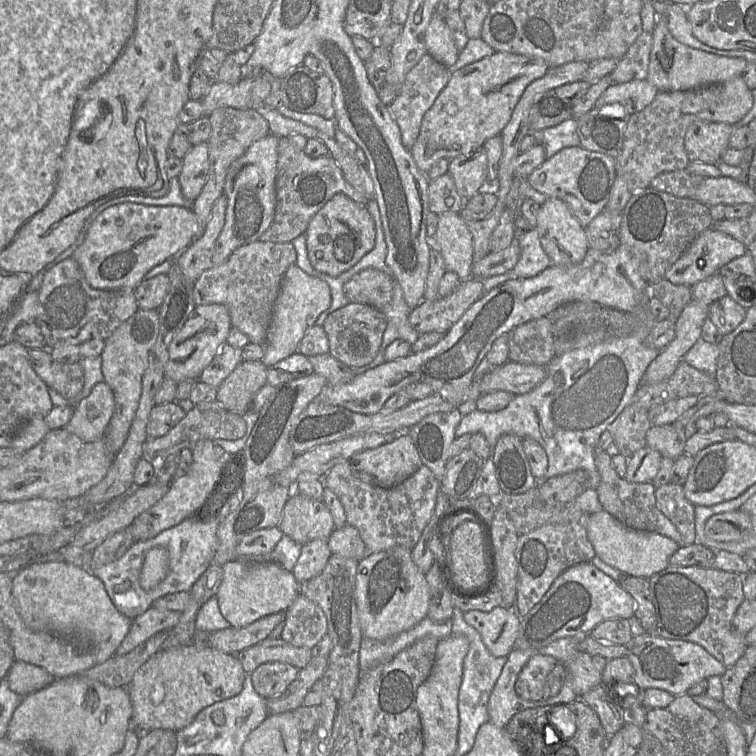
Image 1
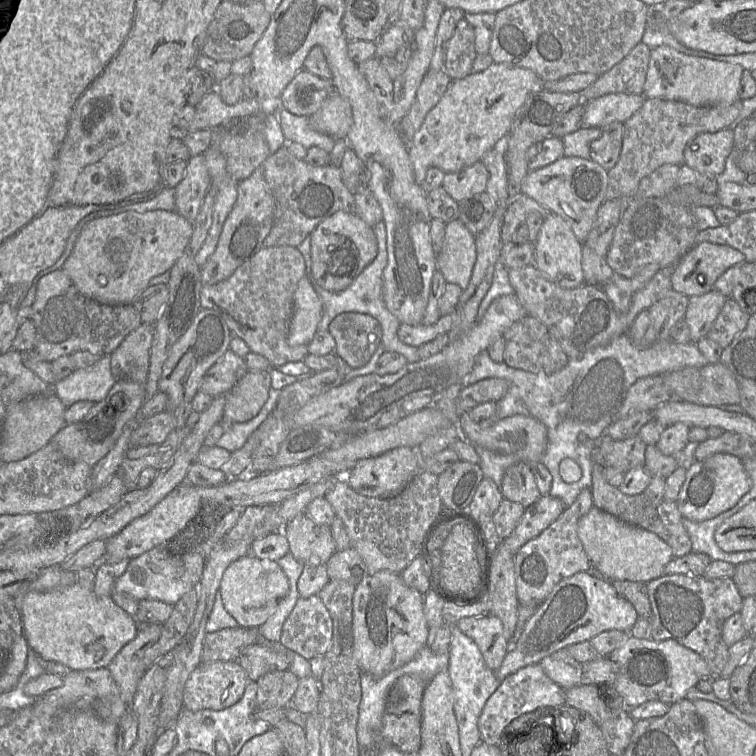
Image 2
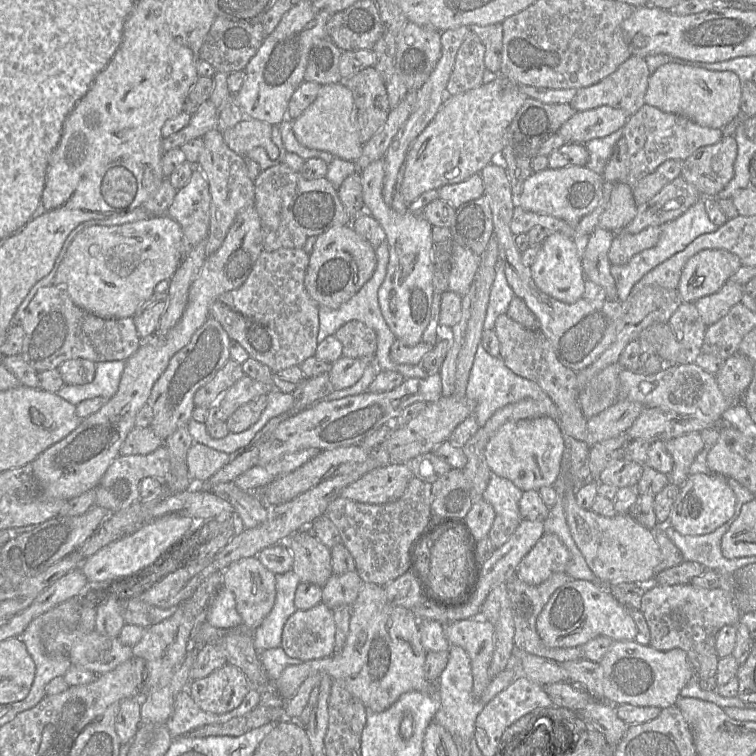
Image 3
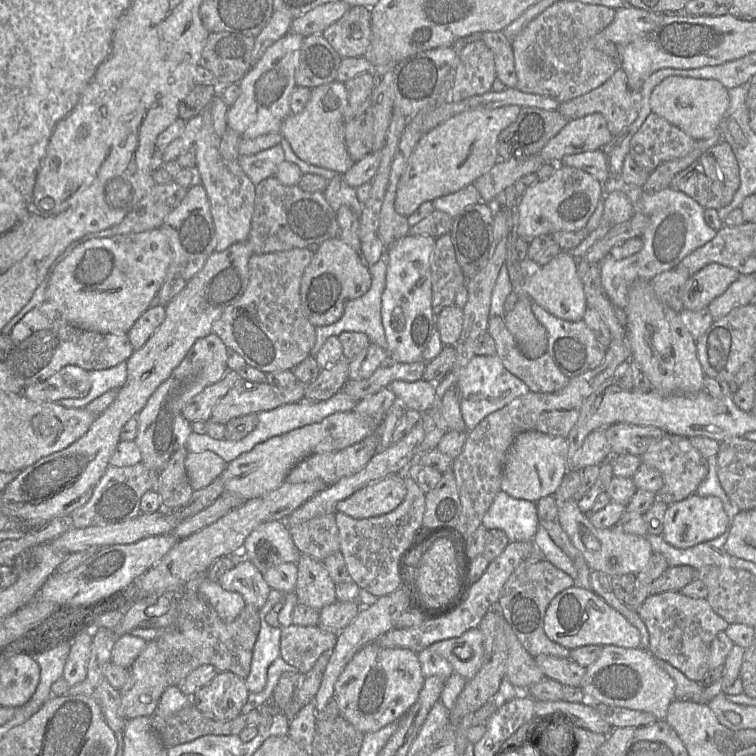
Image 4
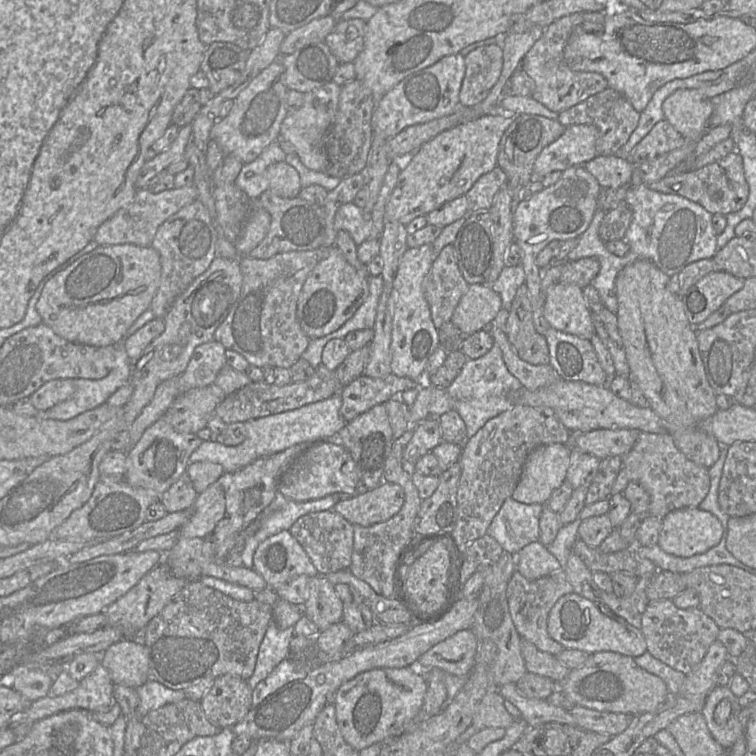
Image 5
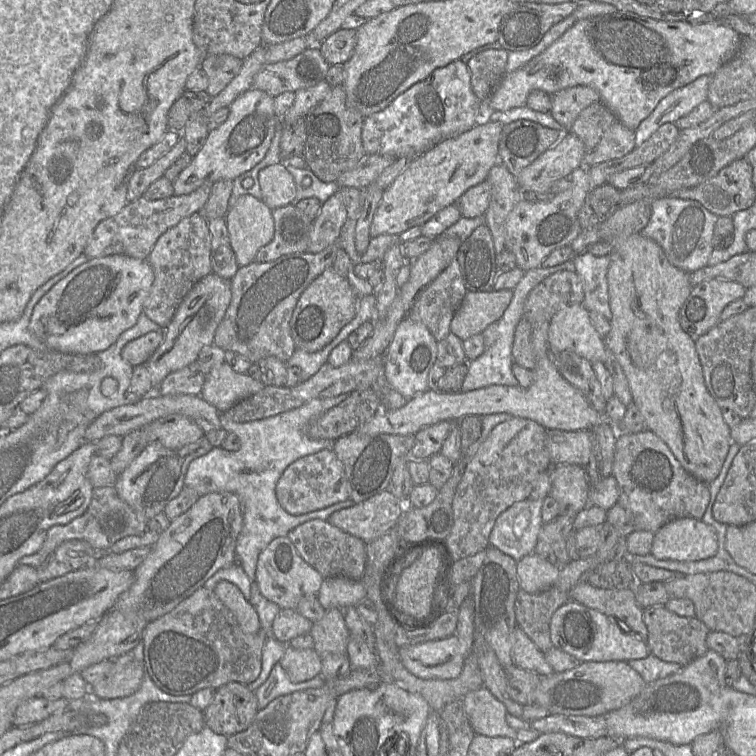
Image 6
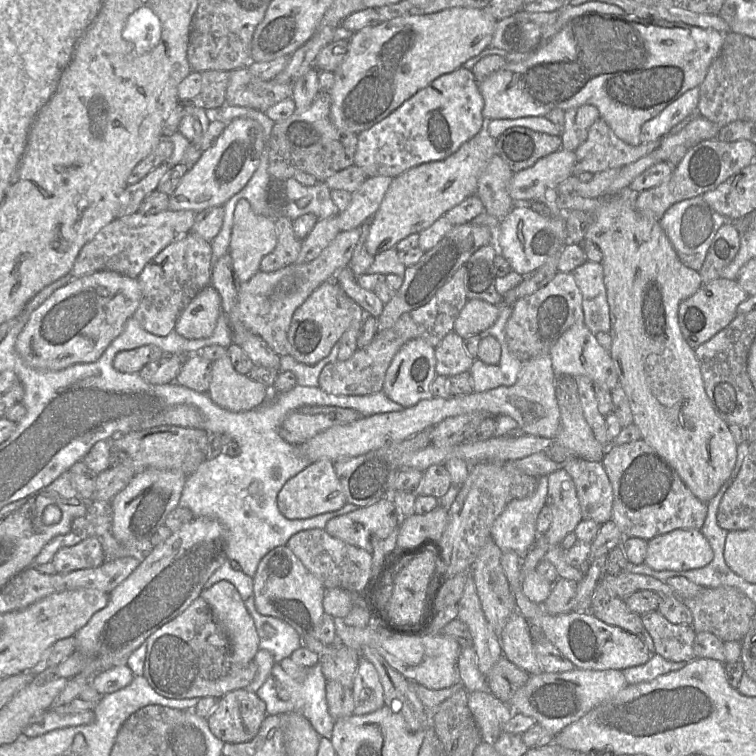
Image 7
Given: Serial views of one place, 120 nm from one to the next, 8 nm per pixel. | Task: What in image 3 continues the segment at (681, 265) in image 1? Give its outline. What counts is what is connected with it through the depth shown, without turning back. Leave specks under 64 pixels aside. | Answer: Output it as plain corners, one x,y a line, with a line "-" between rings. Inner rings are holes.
705,249
692,256
685,264
677,291
682,302
694,303
696,300
714,294
741,267
739,258
723,249

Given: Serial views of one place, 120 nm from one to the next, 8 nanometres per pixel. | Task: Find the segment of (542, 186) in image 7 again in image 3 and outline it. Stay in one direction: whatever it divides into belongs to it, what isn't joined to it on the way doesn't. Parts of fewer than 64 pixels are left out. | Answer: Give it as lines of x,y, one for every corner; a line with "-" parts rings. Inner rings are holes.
599,106
576,112
558,130
566,143
585,144
623,129
628,115
621,109

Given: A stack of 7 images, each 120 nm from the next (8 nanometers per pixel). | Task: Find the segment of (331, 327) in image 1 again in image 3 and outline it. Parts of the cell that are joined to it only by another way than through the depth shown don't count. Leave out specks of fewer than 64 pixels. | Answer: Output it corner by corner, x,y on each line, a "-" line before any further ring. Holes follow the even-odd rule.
352,320
334,334
342,344
342,356
352,359
373,359
377,348
375,331
361,321

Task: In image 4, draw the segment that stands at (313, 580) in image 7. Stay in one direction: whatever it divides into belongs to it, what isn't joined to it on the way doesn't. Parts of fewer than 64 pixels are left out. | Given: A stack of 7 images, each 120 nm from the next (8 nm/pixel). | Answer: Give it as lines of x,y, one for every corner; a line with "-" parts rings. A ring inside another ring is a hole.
285,519
260,524
245,538
239,551
262,574
282,563
297,564
301,557

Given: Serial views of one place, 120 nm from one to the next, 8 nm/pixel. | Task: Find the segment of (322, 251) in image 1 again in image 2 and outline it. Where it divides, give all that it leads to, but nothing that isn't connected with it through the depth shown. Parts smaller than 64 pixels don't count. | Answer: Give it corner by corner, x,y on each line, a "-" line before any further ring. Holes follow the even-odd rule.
337,211
321,221
309,236
312,275
319,286
331,292
349,287
377,256
374,229
355,213

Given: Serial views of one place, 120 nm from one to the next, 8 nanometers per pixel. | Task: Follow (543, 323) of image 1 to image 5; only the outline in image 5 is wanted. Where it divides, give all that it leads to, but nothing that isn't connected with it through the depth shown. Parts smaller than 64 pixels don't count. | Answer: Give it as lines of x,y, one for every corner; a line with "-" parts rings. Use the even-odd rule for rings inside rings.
491,326
488,328
494,342
502,351
508,371
521,382
523,388
535,391
549,386
560,379
559,374
550,363
533,365
522,360
510,344
504,329

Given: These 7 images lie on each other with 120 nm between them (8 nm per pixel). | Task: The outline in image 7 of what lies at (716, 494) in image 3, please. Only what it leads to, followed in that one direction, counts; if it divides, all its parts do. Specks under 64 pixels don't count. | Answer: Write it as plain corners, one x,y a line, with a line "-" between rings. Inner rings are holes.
677,529
648,541
644,563
656,571
702,568
714,557
701,530

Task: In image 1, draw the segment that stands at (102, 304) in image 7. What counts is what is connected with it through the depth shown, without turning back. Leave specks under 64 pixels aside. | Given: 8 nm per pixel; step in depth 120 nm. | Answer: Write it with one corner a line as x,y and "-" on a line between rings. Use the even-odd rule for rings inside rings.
123,202
97,215
84,242
71,257
79,264
89,285
99,290
135,289
155,266
186,249
194,240
198,220
192,208

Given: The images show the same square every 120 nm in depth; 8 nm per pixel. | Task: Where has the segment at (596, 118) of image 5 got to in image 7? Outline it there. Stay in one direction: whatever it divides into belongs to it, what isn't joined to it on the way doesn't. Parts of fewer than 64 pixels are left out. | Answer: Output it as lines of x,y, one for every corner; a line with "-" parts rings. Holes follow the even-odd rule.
599,118
589,128
586,141
575,151
573,175
622,168
651,153
659,145
660,140
629,145
619,139
607,123

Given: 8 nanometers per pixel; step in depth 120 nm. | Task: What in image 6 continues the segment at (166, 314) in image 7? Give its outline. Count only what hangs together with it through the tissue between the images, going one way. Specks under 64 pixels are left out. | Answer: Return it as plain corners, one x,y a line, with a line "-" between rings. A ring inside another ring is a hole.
201,212
182,219
158,238
147,261
153,269
154,281
143,304
143,313
165,329
188,292
198,281
212,272
208,220

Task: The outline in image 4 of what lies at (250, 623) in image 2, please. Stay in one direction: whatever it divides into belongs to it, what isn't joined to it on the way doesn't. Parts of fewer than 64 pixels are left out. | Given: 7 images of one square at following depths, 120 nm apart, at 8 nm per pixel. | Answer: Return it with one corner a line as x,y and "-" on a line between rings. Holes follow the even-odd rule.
242,559
226,571
218,580
218,584
225,590
239,593
245,605
259,610
266,603
270,591
263,574
247,559

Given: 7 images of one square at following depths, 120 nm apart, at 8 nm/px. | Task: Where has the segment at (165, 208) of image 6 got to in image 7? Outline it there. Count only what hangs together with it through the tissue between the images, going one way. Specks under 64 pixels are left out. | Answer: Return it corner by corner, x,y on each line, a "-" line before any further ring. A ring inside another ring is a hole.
167,209
153,215
143,215
137,211
114,219
82,247
70,271
72,279
99,271
113,271
138,278
145,265
159,252
191,232
196,214
192,210

